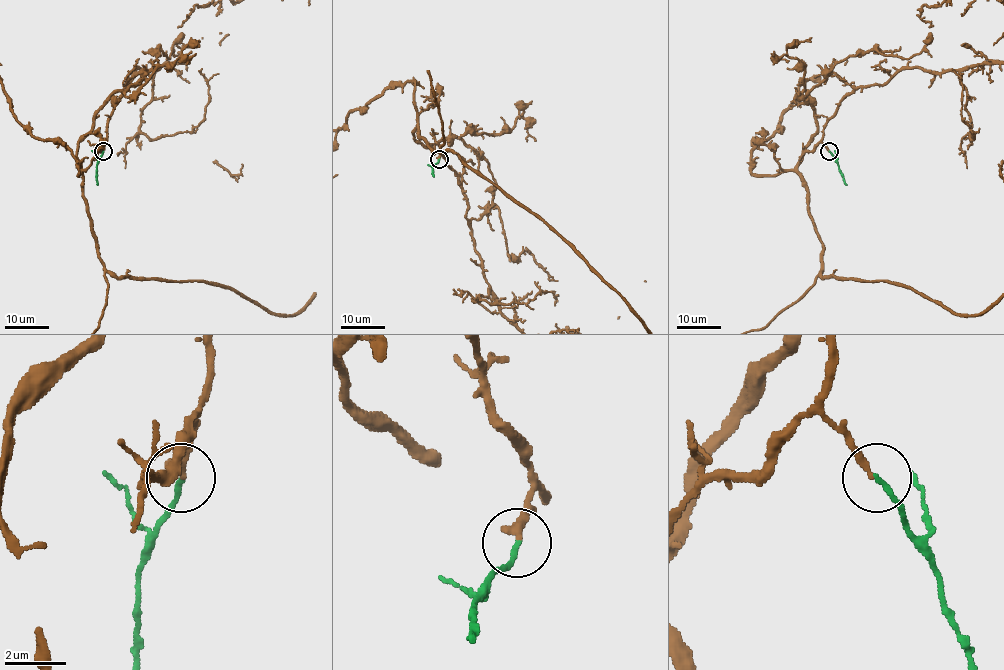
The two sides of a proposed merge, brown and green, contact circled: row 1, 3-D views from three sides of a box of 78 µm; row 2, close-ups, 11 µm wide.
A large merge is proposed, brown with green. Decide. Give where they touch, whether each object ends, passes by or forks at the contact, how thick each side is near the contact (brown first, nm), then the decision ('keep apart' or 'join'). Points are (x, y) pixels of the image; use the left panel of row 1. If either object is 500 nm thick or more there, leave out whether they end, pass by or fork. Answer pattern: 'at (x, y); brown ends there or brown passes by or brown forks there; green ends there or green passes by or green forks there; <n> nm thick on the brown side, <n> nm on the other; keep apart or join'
at (103, 151); brown ends there; green ends there; 280 nm thick on the brown side, 170 nm on the other; join

